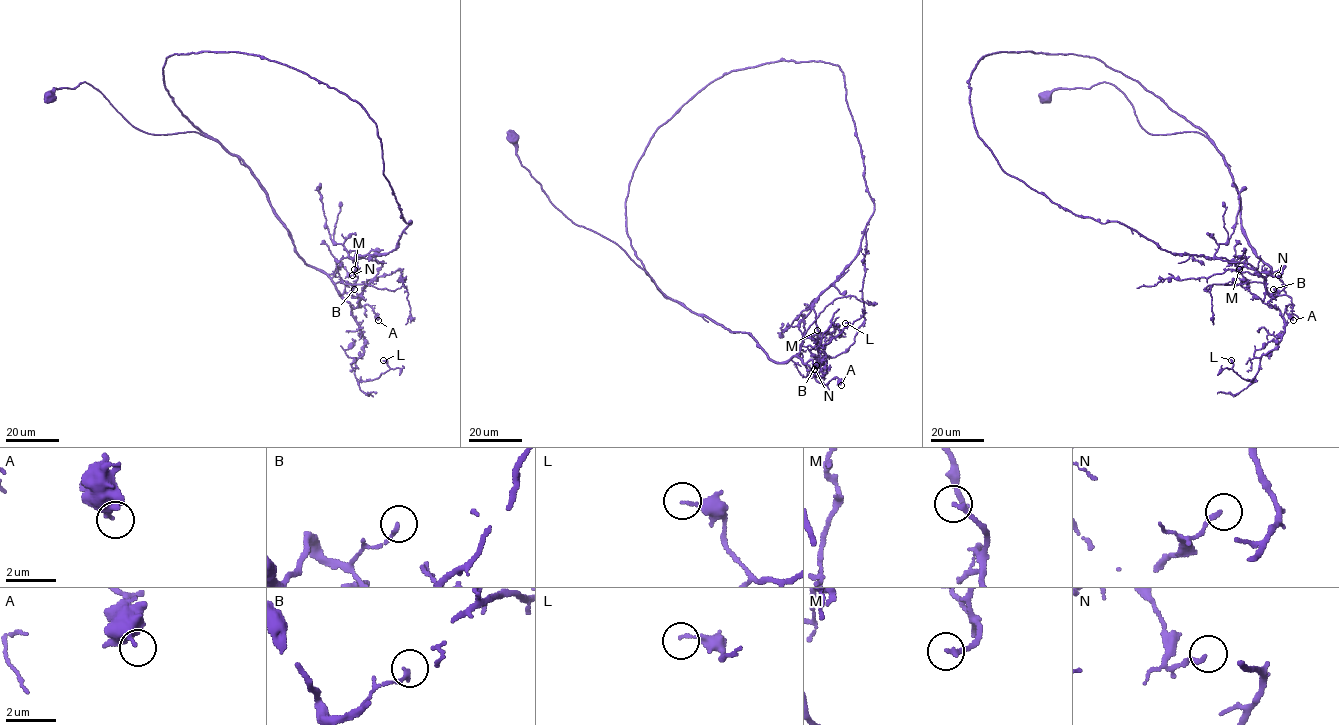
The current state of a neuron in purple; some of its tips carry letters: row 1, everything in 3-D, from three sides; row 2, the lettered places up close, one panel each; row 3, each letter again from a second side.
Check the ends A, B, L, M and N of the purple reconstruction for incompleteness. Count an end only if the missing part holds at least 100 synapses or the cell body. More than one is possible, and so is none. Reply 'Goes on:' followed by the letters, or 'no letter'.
Goes on: no letter

